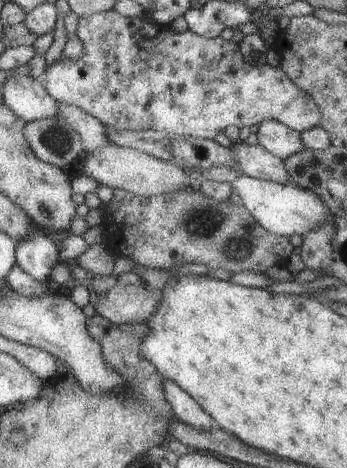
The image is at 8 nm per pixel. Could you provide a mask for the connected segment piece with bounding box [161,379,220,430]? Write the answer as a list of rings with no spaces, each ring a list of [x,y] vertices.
[[[167,379],[161,380],[161,390],[163,396],[167,400],[167,404],[171,406],[171,412],[174,416],[193,426],[193,428],[201,428],[201,430],[213,430],[220,426],[197,404],[191,396],[183,392],[175,382]]]

